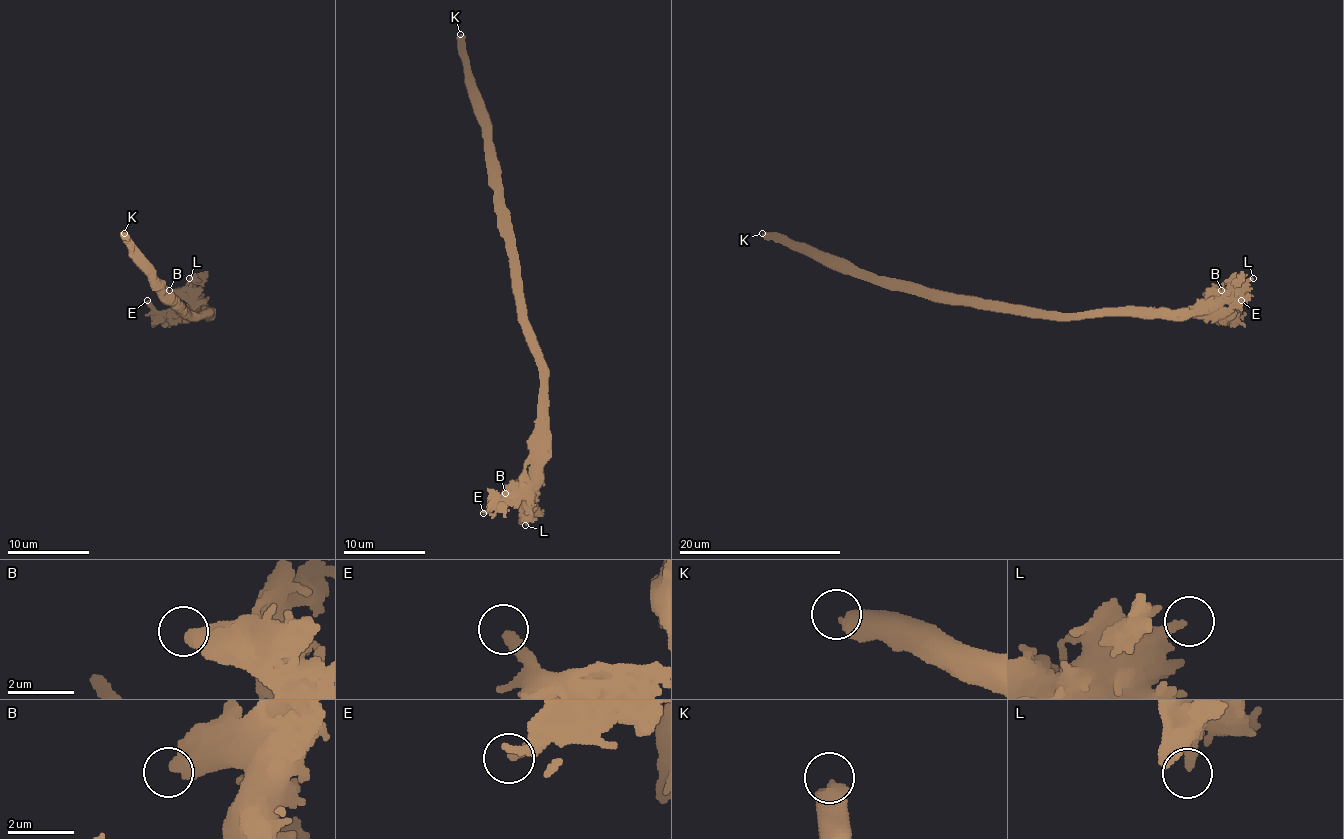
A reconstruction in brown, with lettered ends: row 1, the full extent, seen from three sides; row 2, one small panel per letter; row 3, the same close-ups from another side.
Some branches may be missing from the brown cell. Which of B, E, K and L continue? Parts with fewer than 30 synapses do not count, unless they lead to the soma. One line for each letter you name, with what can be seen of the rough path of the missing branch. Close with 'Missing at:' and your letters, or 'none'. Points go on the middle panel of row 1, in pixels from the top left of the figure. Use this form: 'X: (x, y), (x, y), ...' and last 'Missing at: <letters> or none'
Missing at: B

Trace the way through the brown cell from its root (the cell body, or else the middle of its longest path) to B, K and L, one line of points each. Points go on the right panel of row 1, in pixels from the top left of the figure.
B: (1000, 302), (1053, 313), (1196, 313), (1221, 290)
K: (1000, 302), (968, 302), (931, 290), (860, 278), (829, 268), (762, 233)
L: (1000, 302), (1053, 313), (1206, 313), (1221, 307), (1253, 278)

